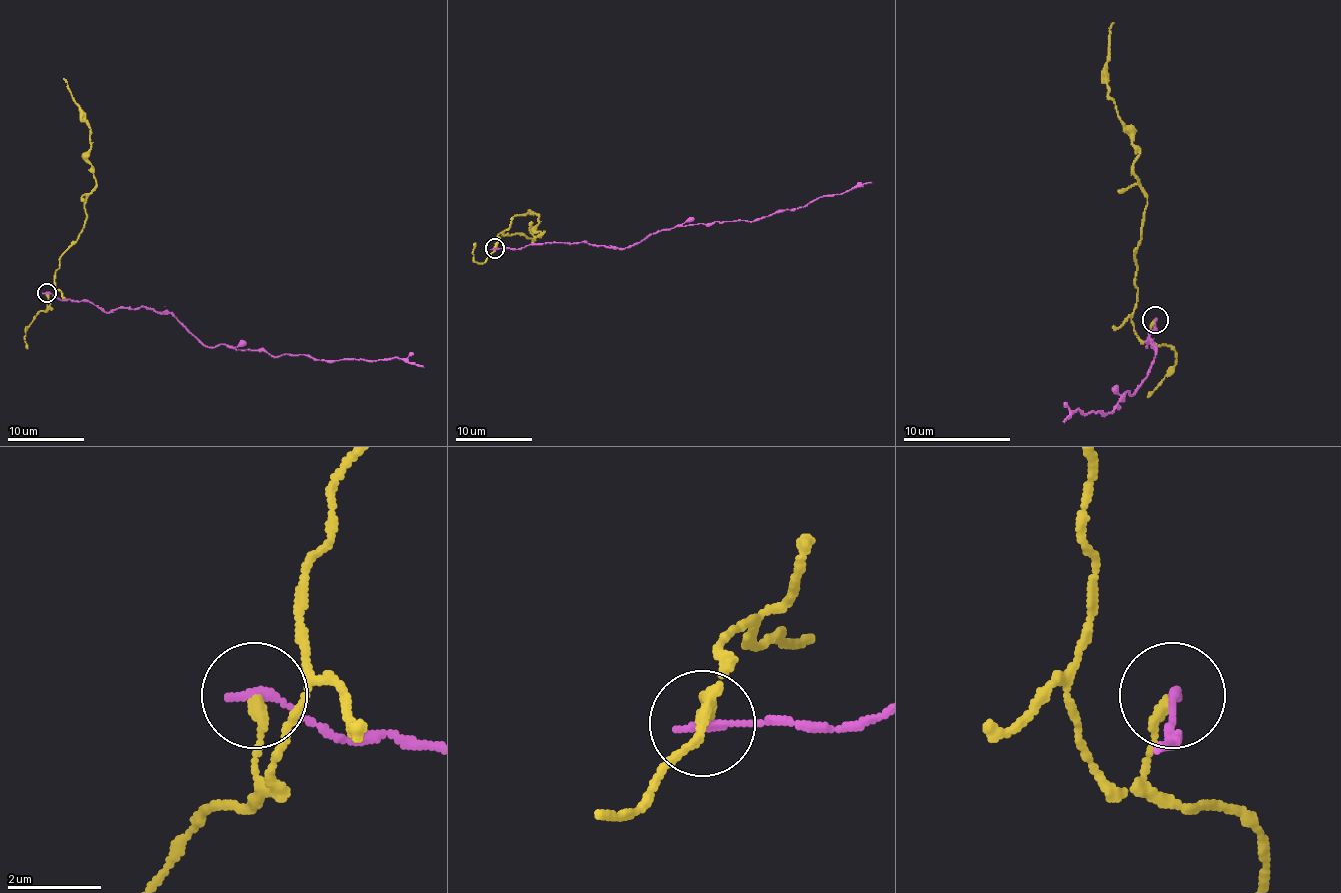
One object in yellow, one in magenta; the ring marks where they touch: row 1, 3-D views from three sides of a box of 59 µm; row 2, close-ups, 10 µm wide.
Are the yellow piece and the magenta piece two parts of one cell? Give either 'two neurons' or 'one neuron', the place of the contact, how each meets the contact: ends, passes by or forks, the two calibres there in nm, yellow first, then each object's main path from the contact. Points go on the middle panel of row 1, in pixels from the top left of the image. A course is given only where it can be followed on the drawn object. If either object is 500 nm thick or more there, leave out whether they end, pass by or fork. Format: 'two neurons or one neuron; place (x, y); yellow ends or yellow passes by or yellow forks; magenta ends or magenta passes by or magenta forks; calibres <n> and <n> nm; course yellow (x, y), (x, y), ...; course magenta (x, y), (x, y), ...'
two neurons; place (495, 248); yellow ends; magenta ends; calibres 240 and 200 nm; course yellow (495, 248), (503, 230), (505, 236), (522, 234), (532, 242), (543, 232), (536, 232), (536, 213), (511, 219); course magenta (495, 248), (516, 250), (553, 242), (630, 248), (654, 232), (715, 221), (756, 221), (872, 182)

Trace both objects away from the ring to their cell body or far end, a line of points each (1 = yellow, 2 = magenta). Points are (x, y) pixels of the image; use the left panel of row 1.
1: (47, 292), (49, 308), (59, 257), (84, 224), (84, 201), (95, 184), (88, 159), (88, 120), (63, 78)
2: (47, 292), (105, 311), (171, 311), (206, 346), (318, 360), (403, 358), (424, 367)

